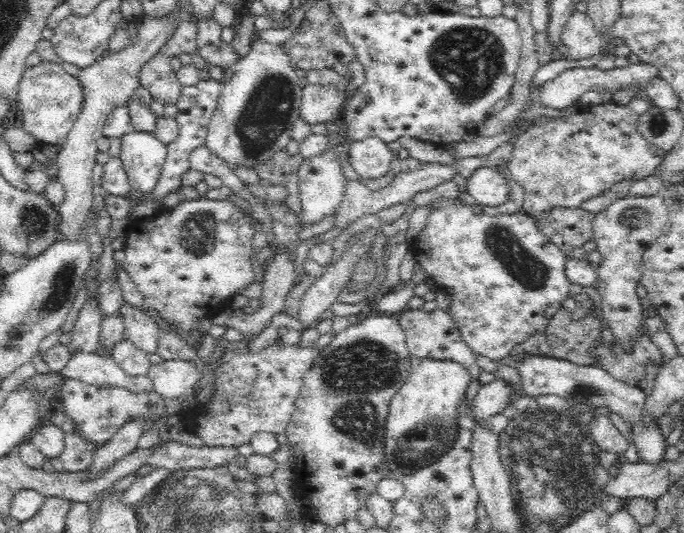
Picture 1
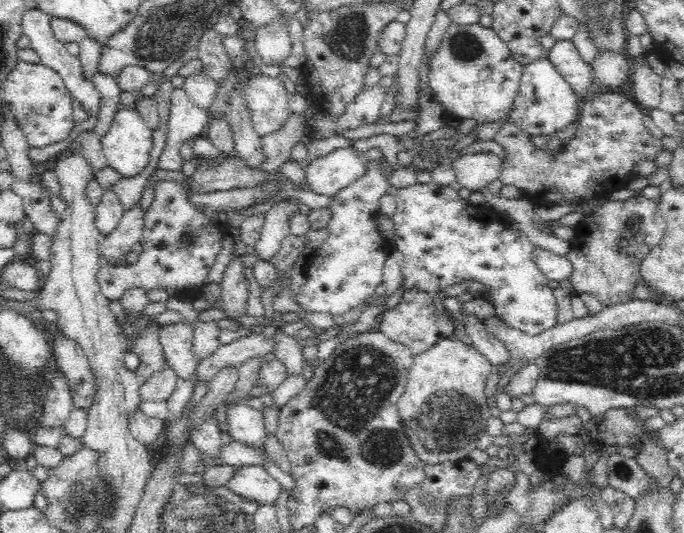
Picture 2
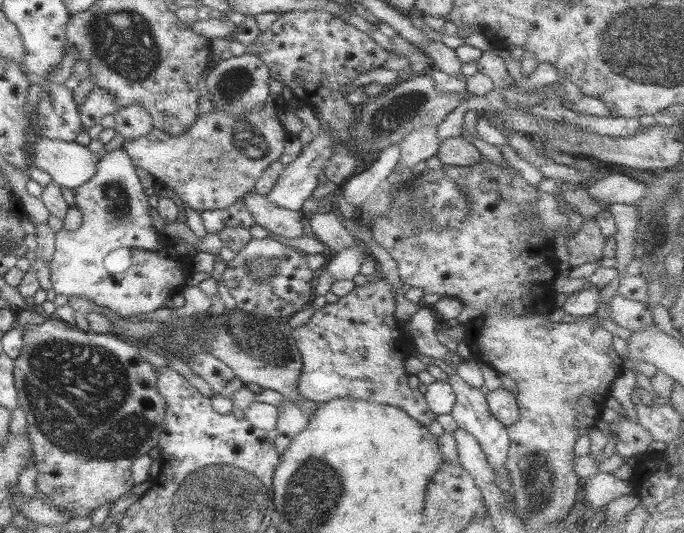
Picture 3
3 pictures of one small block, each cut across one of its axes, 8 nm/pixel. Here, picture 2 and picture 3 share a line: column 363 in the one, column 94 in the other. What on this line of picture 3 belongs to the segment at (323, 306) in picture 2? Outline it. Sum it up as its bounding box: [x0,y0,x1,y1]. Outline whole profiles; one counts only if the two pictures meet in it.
[49,149,193,317]

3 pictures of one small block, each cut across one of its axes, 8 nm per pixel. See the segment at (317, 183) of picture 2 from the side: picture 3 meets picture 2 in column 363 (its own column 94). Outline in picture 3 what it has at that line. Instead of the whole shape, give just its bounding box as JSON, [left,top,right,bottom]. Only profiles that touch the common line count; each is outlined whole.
[29,136,100,191]

